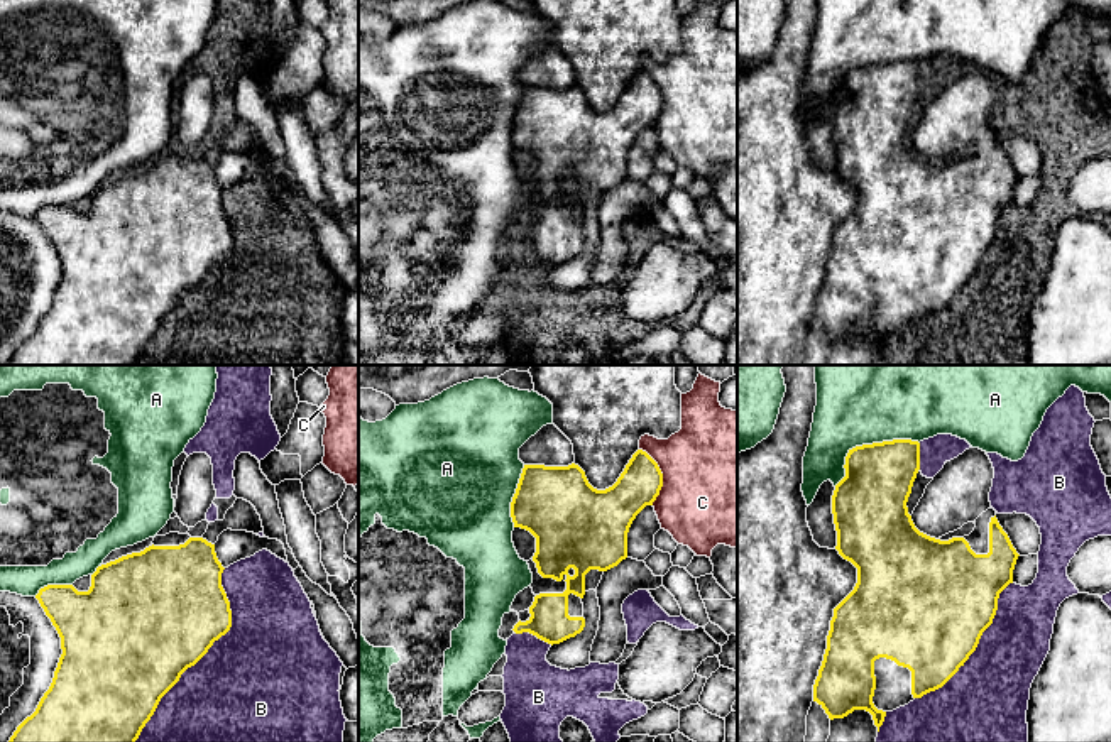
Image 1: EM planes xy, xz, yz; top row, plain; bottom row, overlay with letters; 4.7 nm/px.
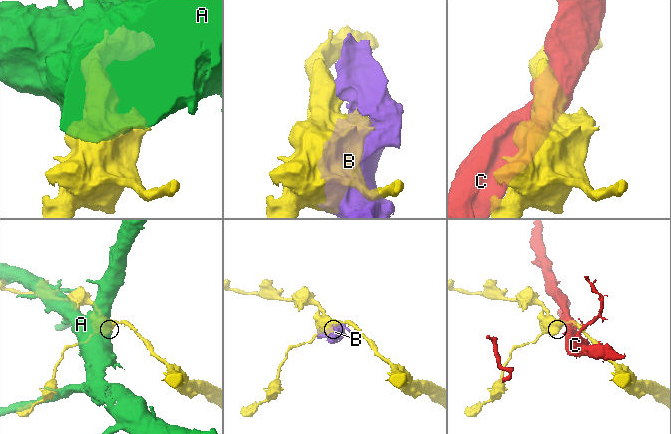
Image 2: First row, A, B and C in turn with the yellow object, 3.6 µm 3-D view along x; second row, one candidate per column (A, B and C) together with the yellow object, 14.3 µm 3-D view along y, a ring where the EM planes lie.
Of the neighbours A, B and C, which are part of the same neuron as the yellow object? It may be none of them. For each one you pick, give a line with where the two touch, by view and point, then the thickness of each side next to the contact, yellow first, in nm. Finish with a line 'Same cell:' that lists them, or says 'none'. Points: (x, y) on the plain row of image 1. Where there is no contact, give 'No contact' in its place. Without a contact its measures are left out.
Same cell: none

